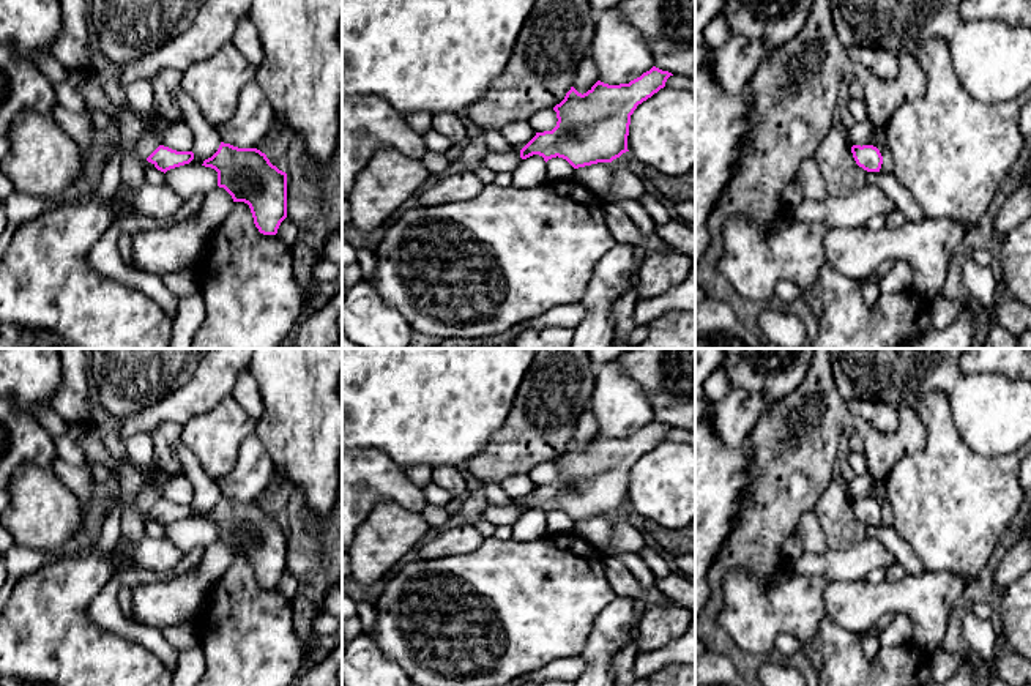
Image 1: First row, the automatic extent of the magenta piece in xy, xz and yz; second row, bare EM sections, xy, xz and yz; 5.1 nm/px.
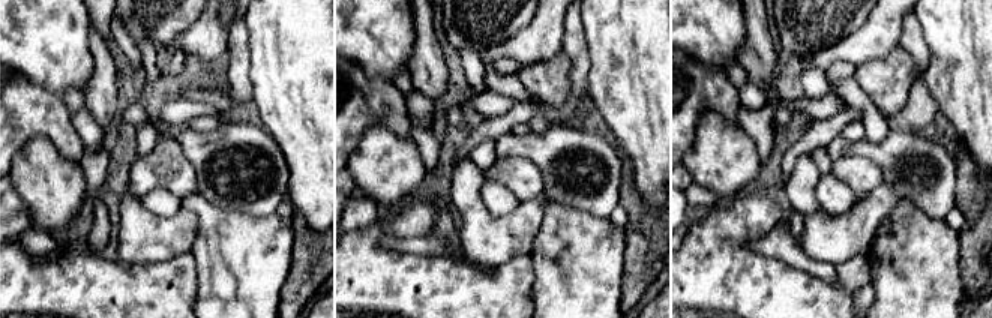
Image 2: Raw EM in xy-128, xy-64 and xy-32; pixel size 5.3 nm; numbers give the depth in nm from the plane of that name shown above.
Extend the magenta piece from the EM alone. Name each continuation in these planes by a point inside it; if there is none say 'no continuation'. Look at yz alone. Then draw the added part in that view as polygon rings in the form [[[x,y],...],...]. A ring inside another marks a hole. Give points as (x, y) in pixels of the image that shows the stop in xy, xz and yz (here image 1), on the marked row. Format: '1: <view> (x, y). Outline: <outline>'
no continuation

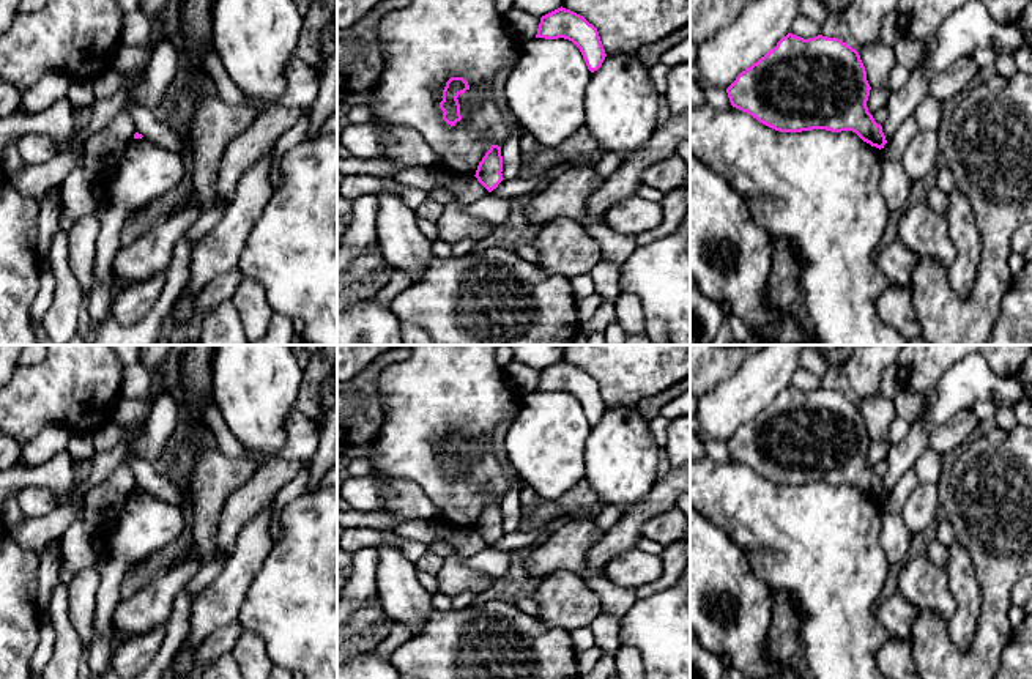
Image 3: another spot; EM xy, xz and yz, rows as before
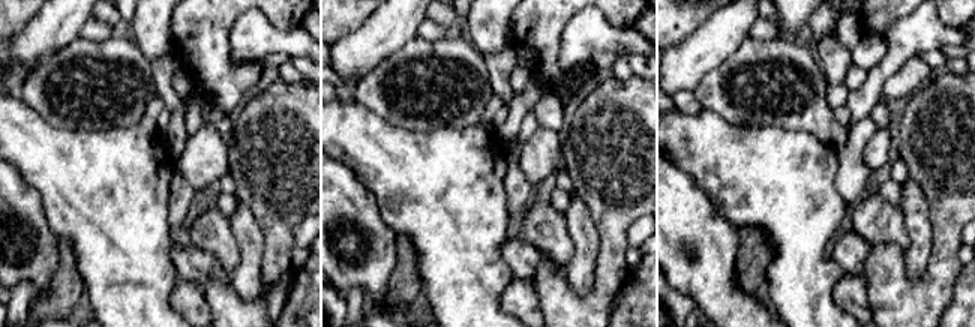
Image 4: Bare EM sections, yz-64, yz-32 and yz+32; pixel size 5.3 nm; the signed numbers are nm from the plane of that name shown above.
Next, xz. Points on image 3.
no continuation

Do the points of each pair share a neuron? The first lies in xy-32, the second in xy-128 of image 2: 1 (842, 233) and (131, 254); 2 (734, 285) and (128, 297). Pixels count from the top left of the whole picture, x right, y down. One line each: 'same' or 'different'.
1: same
2: same

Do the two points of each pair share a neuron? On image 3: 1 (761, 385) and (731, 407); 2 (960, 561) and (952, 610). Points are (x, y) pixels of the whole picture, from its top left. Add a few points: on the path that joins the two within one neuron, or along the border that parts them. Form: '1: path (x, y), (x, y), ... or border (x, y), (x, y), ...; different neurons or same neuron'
1: path (753, 386), (739, 399); same neuron
2: path (960, 574), (955, 597); same neuron

